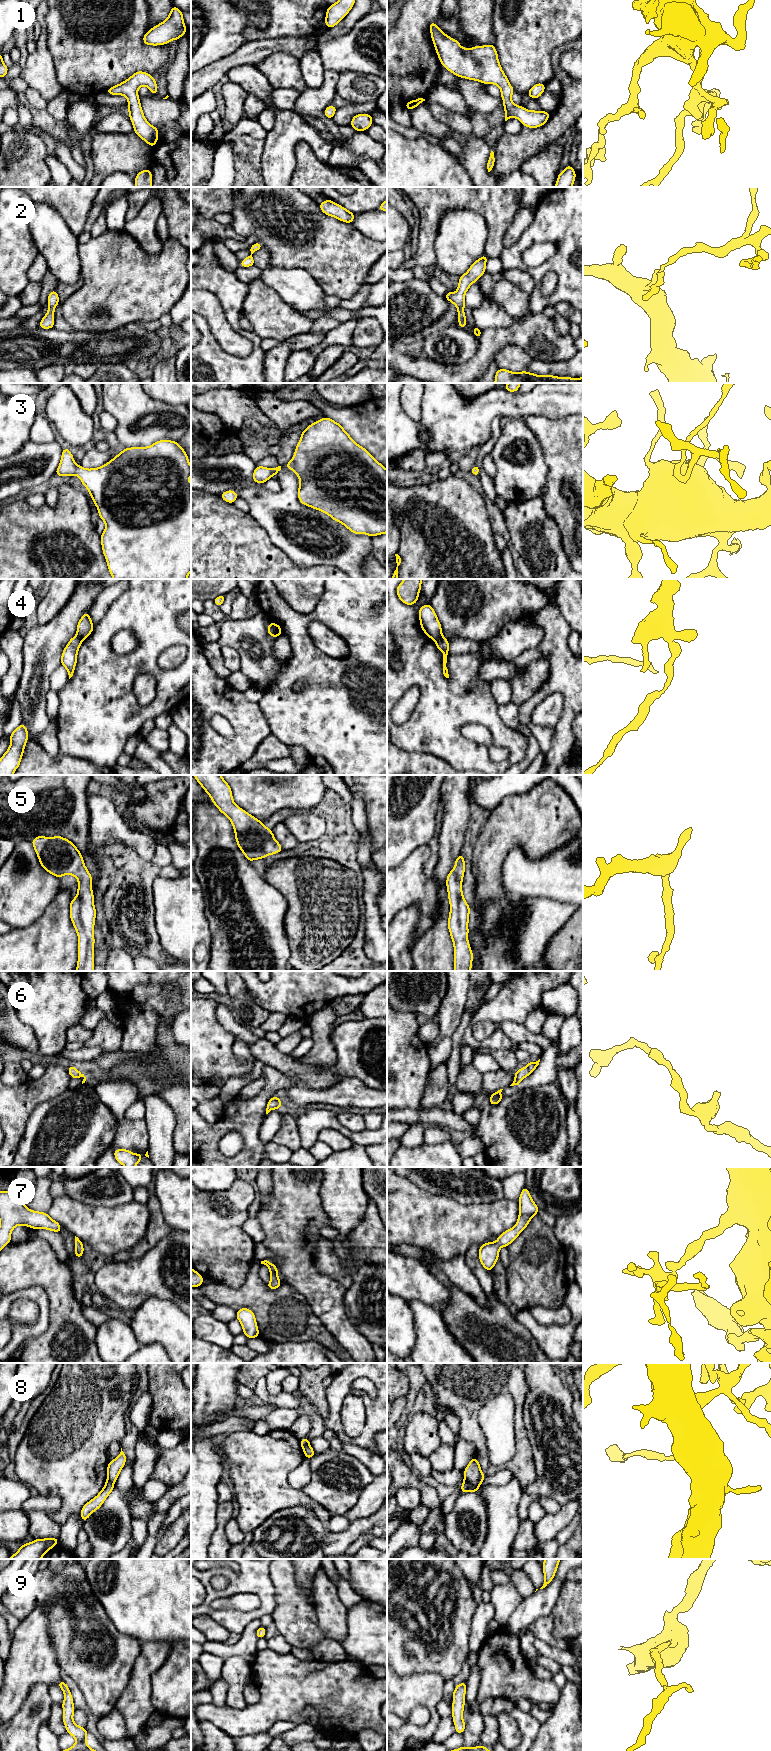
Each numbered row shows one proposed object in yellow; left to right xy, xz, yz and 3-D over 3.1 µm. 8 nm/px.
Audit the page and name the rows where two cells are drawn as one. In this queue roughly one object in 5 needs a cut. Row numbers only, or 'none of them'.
4, 8

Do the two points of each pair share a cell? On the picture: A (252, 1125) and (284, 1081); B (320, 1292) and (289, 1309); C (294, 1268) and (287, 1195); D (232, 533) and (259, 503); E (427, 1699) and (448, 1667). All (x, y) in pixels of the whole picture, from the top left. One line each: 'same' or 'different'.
A: same
B: different
C: same
D: different
E: different

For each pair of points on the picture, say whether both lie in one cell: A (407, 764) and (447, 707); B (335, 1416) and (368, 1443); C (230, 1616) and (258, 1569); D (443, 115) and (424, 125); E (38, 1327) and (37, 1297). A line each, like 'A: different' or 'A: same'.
A: different
B: same
C: same
D: different
E: same

